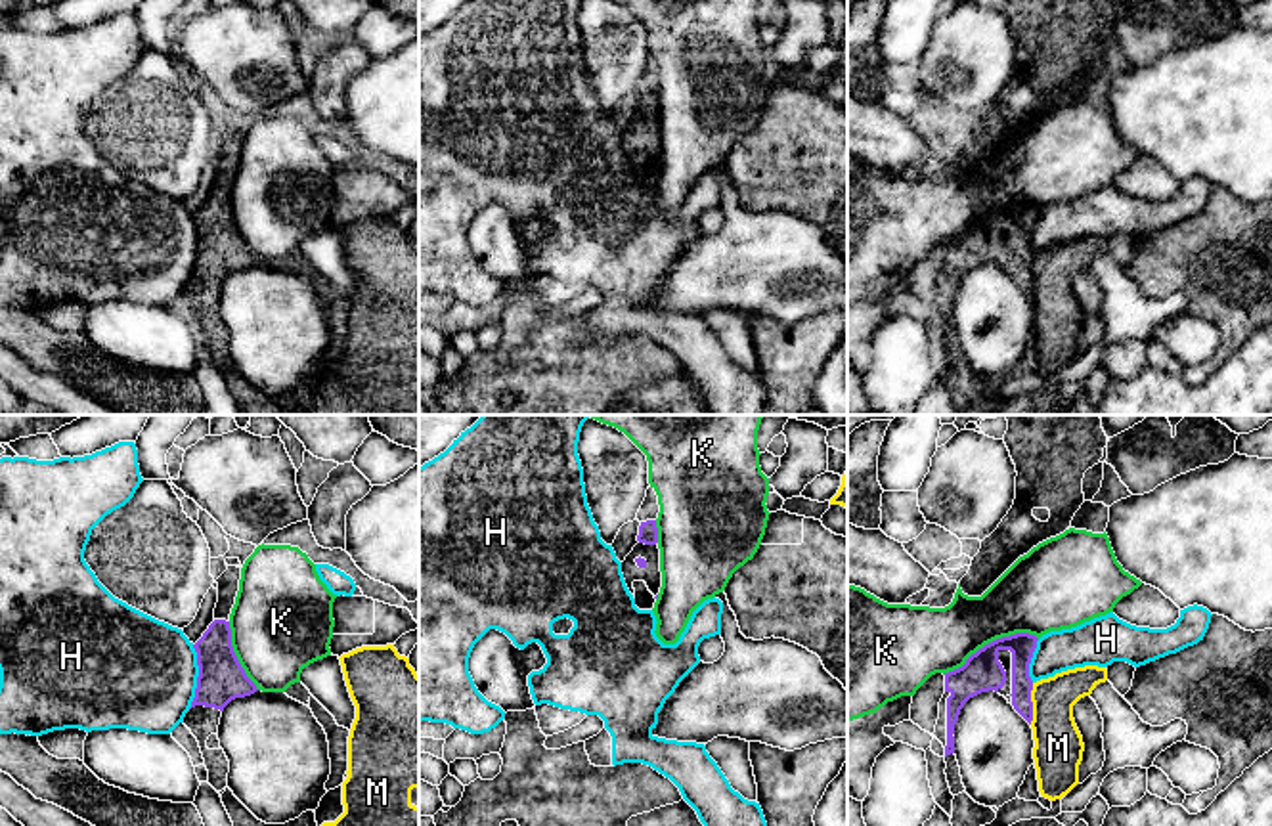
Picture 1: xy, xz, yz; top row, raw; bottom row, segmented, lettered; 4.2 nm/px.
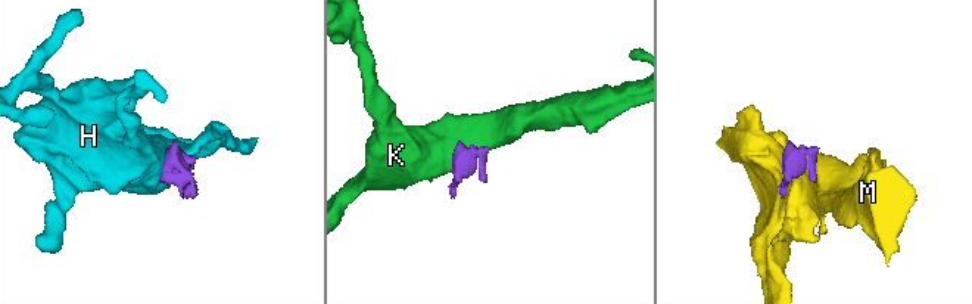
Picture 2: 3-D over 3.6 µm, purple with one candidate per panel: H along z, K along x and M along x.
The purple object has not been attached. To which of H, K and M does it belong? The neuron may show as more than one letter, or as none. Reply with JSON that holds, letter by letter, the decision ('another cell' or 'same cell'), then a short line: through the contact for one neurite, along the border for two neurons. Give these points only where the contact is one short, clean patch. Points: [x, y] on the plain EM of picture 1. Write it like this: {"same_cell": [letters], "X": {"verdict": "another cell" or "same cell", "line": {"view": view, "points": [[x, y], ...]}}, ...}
{"same_cell": [], "H": {"verdict": "another cell"}, "K": {"verdict": "another cell", "line": {"view": "yz", "points": [[1037, 209], [997, 209], [943, 245]]}}, "M": {"verdict": "another cell", "line": {"view": "yz", "points": [[1033, 255], [1030, 295]]}}}

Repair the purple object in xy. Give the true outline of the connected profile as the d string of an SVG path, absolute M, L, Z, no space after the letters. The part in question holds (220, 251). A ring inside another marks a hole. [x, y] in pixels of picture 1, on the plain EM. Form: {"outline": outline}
{"outline": "M214 191L193 220L199 249L191 279L205 277L224 283L231 272L258 262L233 224L230 193Z"}

